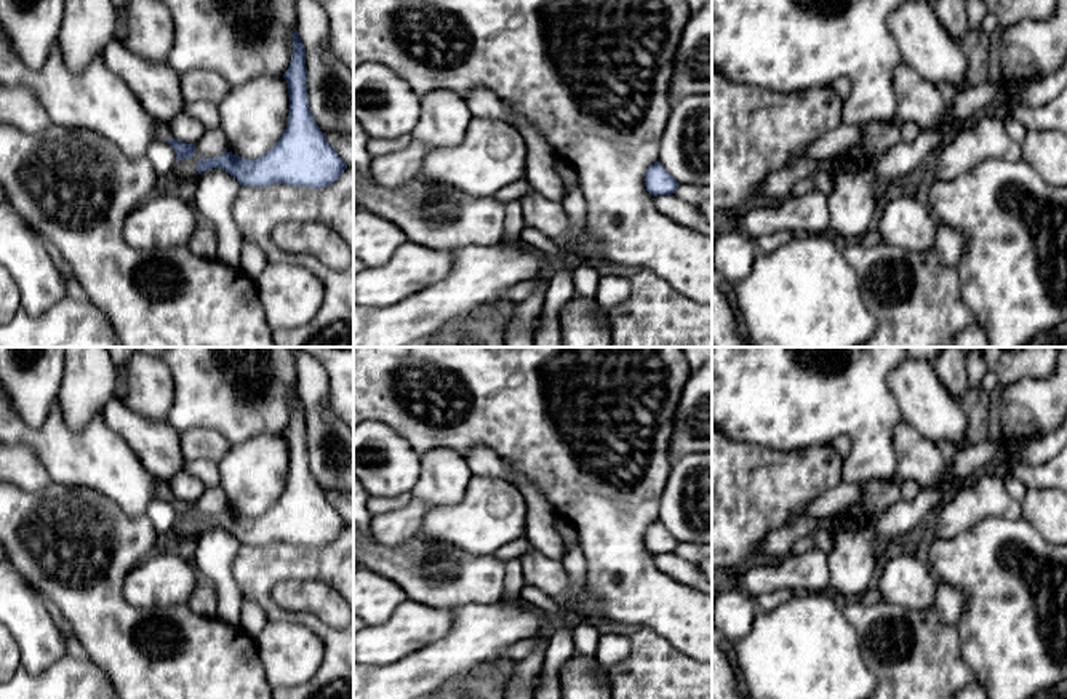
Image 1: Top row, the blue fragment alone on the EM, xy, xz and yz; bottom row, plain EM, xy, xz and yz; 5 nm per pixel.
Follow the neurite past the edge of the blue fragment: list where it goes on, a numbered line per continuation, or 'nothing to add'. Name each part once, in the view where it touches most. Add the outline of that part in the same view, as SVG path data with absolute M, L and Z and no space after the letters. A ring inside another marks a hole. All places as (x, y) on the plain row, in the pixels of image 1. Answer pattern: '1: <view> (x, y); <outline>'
1: xy (163, 491); M158 480L158 485L157 485L157 496L158 496L158 499L162 499L162 501L168 501L168 499L173 496L173 491L171 491L168 481Z

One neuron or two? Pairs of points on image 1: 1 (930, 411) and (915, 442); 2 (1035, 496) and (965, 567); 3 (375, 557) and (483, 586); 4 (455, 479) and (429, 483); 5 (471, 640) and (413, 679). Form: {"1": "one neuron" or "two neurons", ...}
{"1": "two neurons", "2": "two neurons", "3": "one neuron", "4": "one neuron", "5": "one neuron"}

